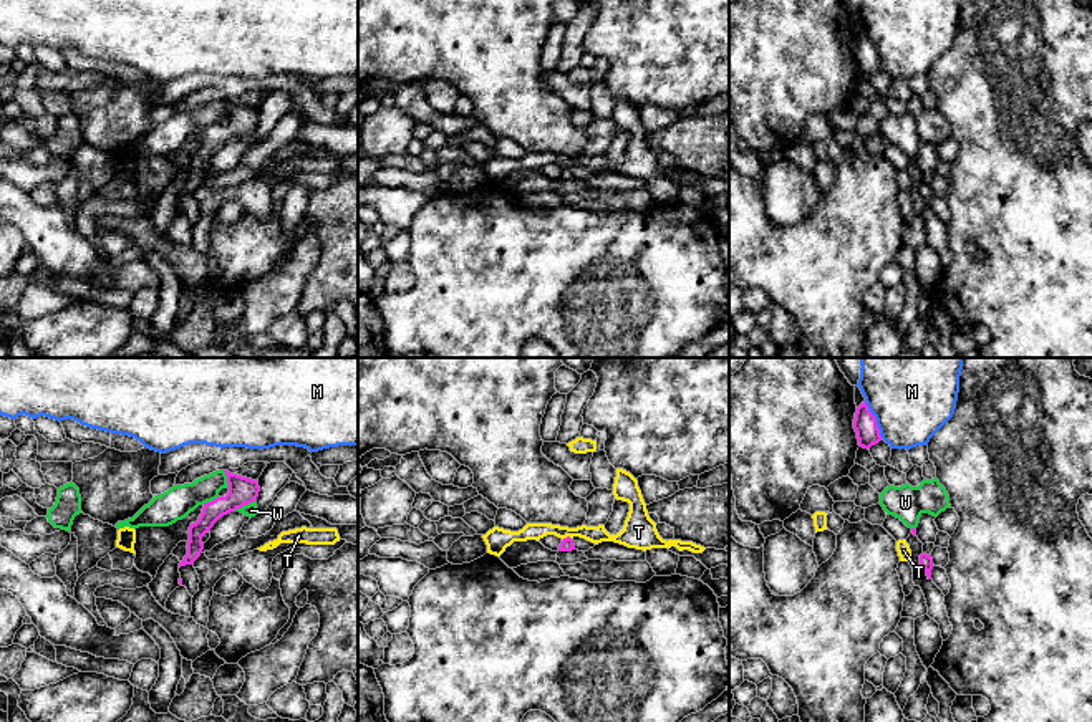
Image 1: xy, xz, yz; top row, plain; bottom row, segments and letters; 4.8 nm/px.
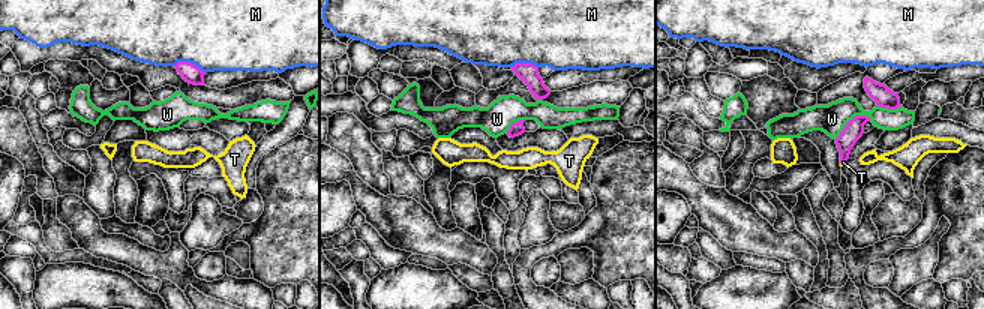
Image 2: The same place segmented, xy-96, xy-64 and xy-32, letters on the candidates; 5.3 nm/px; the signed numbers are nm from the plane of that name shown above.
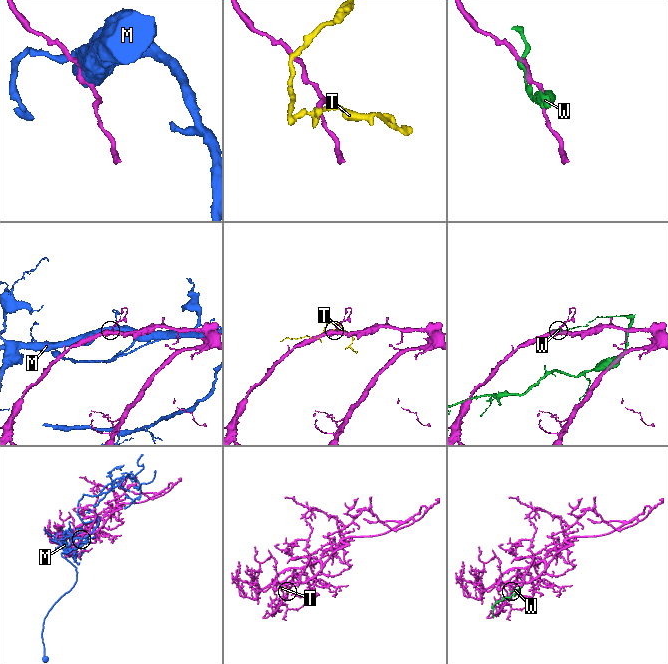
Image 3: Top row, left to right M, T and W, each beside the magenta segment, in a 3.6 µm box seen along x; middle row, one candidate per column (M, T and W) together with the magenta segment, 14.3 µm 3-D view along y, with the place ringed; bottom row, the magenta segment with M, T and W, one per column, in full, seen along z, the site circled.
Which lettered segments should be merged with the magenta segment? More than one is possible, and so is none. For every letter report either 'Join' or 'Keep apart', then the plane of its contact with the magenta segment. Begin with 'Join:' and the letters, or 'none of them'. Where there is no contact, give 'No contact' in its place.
Join: none of them
M: Keep apart. Touches magenta in yz
T: Keep apart. Touches magenta in xz
W: Keep apart. Touches magenta in xy

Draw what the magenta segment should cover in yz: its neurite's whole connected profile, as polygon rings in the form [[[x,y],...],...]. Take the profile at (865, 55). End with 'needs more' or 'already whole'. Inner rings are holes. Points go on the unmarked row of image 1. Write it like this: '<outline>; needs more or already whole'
[[[863,30],[855,41],[853,58],[857,61],[858,75],[870,78],[882,70],[875,45]]]; already whole

